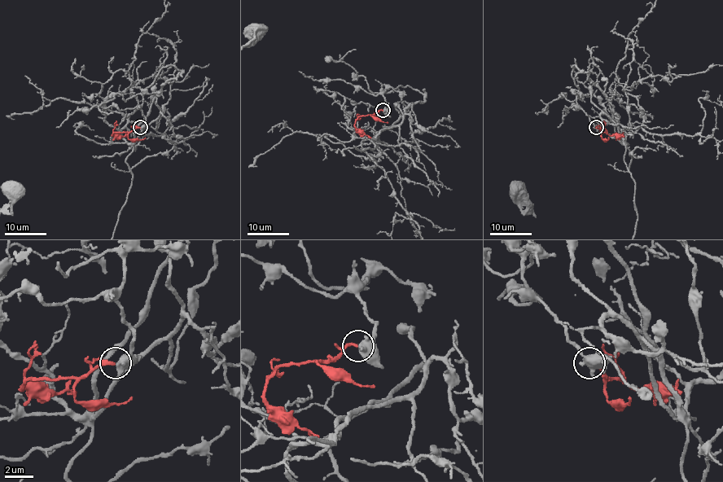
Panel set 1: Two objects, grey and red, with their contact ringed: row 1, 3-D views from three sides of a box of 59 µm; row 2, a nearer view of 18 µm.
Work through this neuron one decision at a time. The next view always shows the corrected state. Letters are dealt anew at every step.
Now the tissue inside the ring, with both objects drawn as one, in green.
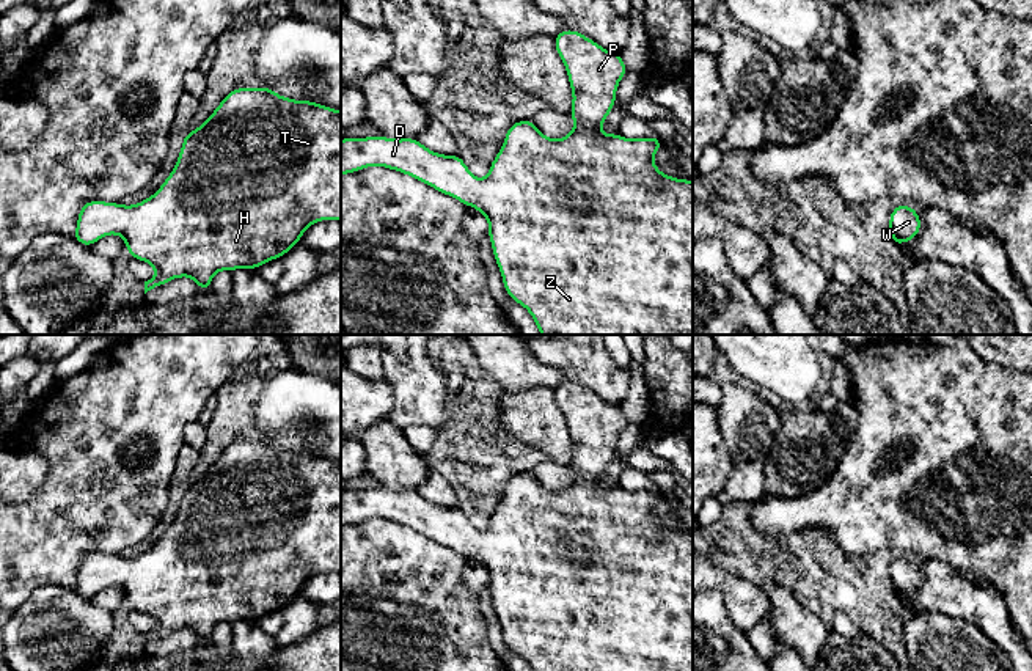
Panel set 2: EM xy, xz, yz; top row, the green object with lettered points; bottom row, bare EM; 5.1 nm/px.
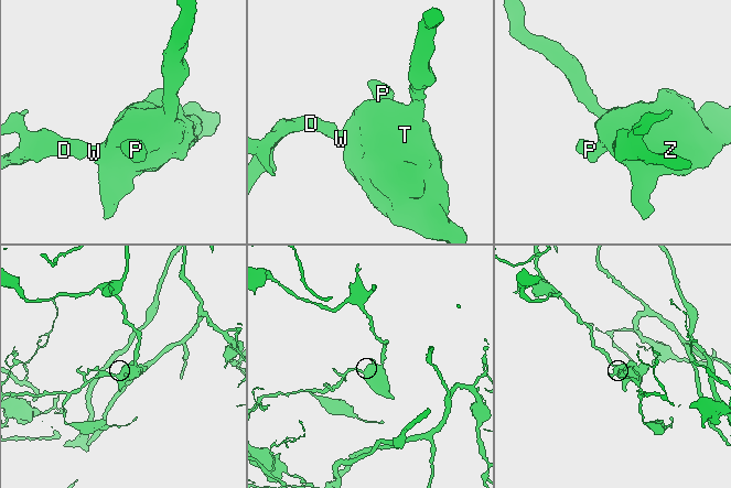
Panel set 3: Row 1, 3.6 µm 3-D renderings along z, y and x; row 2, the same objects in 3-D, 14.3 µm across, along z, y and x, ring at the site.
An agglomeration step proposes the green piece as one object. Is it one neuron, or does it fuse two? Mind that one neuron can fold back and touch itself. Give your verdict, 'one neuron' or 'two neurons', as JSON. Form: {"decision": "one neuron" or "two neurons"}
{"decision": "one neuron"}

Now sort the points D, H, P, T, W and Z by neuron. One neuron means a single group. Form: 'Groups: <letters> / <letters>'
Groups: D H P T W Z

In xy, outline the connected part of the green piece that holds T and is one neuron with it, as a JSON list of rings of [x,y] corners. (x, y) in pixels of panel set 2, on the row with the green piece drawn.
[[[242,86],[228,93],[199,127],[184,135],[176,167],[154,195],[134,206],[85,201],[72,237],[91,247],[104,236],[119,234],[130,258],[156,269],[156,277],[145,281],[145,294],[179,277],[190,277],[198,288],[210,291],[218,270],[256,270],[286,255],[306,228],[320,220],[341,222],[341,112],[283,97],[272,88]]]

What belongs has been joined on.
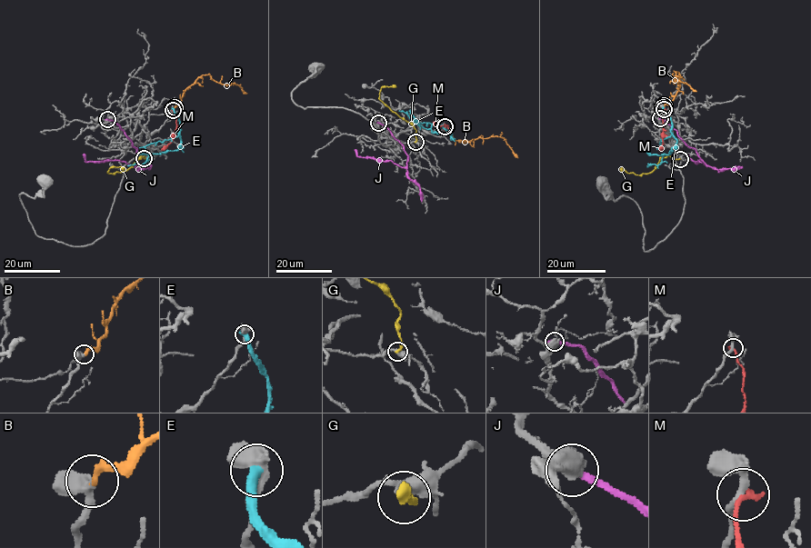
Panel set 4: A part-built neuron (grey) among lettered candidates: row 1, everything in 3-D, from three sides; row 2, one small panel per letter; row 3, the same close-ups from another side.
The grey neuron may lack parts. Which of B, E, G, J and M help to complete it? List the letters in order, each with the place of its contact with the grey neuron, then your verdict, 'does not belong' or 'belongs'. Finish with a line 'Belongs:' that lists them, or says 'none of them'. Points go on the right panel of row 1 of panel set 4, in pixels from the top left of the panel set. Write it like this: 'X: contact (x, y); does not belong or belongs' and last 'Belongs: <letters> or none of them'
B: contact (664, 105); belongs
E: contact (663, 107); does not belong
G: contact (680, 159); does not belong
J: contact (660, 118); does not belong
M: contact (664, 109); does not belong
Belongs: B

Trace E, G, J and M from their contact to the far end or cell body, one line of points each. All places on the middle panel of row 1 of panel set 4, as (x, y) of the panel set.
E: (444, 126), (452, 138), (449, 134), (433, 132), (417, 124), (399, 111)
G: (415, 142), (416, 129), (379, 99), (382, 87), (396, 86)
J: (378, 123), (404, 147), (408, 156), (406, 165), (402, 167), (390, 161), (358, 156), (355, 149)
M: (445, 126), (433, 122)

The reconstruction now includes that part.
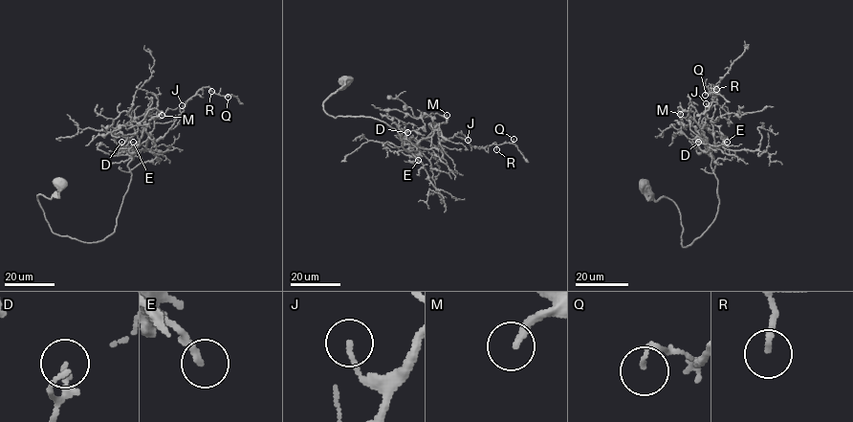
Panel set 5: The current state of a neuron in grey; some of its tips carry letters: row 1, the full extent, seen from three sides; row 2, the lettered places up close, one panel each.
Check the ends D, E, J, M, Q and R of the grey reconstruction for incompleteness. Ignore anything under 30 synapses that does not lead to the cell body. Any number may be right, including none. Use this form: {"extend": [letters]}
{"extend": ["E", "M"]}

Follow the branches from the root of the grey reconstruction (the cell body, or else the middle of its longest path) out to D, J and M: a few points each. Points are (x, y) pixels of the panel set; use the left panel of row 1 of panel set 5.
D: (59, 183), (56, 196), (37, 196), (51, 231), (101, 241), (114, 231), (131, 178), (121, 142)
J: (59, 183), (56, 196), (37, 196), (51, 231), (101, 241), (132, 155), (182, 105)
M: (59, 183), (56, 196), (37, 196), (51, 231), (101, 241), (117, 224), (133, 145), (148, 121), (162, 115)

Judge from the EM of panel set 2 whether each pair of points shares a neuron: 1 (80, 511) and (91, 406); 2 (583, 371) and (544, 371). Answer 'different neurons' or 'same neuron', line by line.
1: same neuron
2: different neurons

